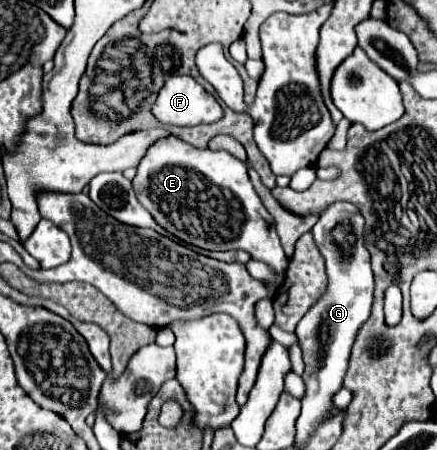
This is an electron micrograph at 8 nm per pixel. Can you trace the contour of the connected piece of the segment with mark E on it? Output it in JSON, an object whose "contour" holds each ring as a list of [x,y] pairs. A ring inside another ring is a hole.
{"contour":[[[171,135],[147,151],[137,167],[133,187],[139,203],[179,241],[209,251],[243,249],[251,253],[253,259],[271,265],[279,275],[285,273],[289,261],[279,243],[275,219],[265,211],[253,189],[247,163],[227,151],[197,149]]]}

